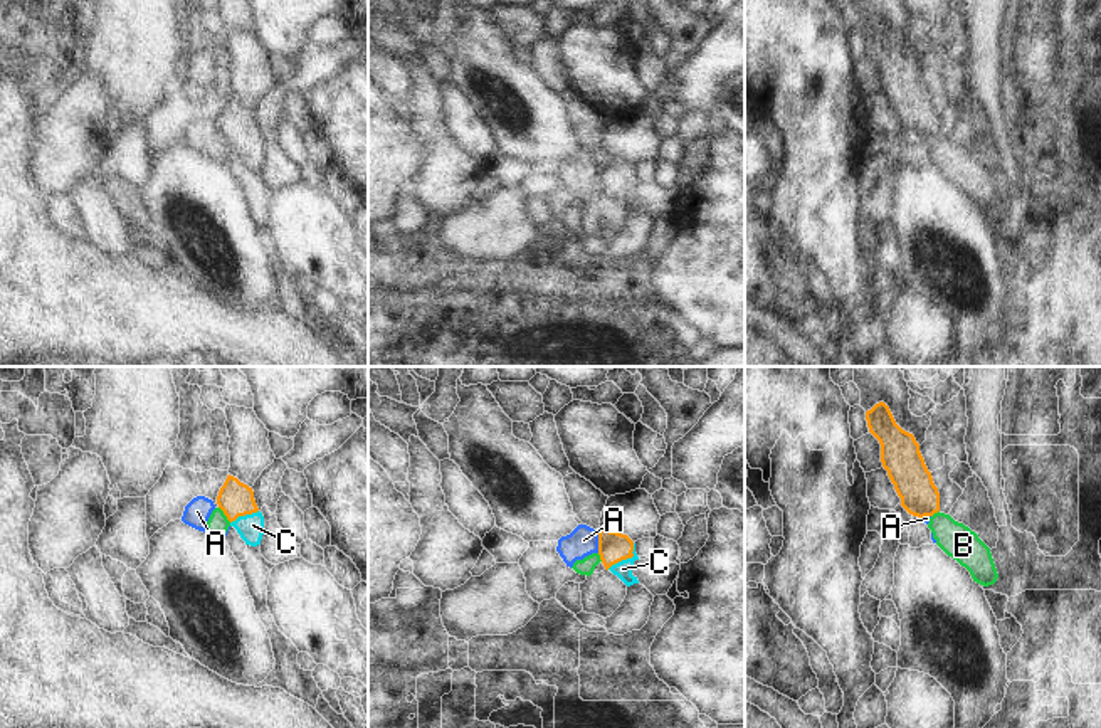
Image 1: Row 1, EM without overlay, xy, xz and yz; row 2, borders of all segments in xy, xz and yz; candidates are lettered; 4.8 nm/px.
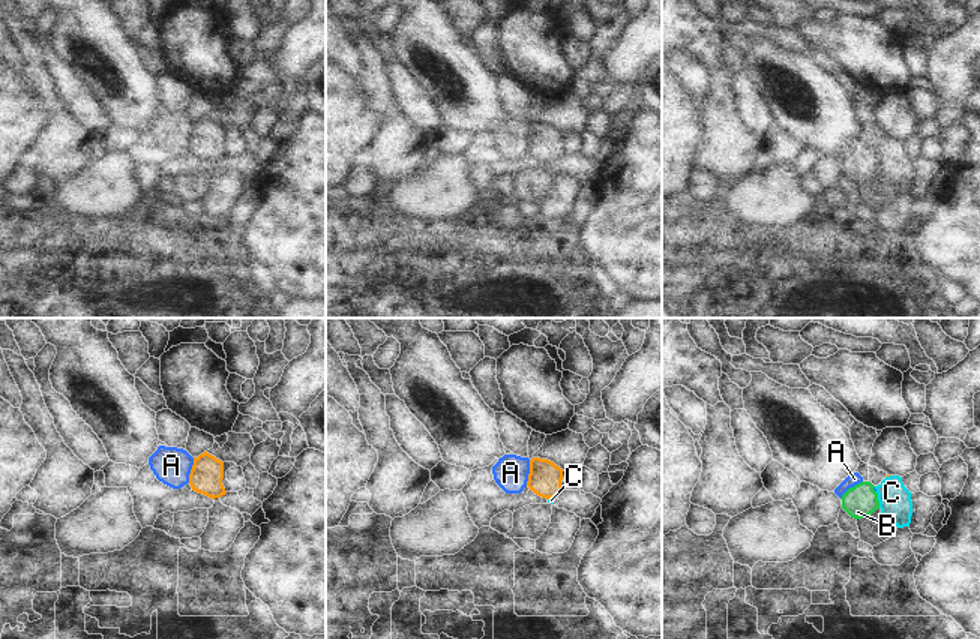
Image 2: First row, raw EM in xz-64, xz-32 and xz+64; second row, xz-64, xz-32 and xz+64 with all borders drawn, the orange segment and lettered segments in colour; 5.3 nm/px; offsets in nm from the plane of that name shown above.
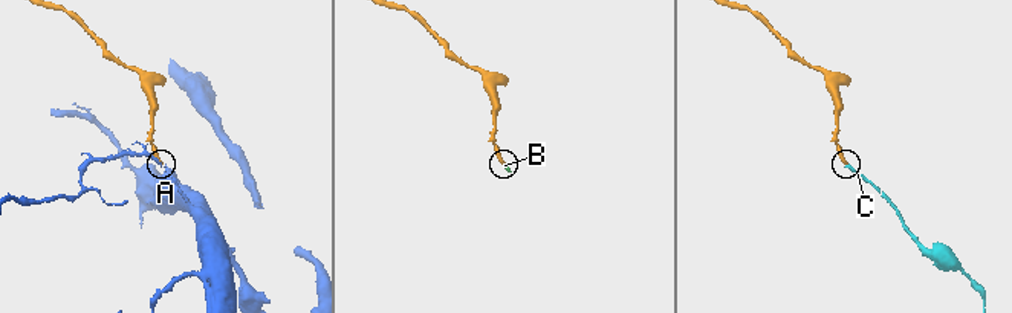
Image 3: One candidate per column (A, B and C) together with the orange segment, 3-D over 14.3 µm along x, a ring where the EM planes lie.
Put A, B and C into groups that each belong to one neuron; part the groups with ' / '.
A B / C

